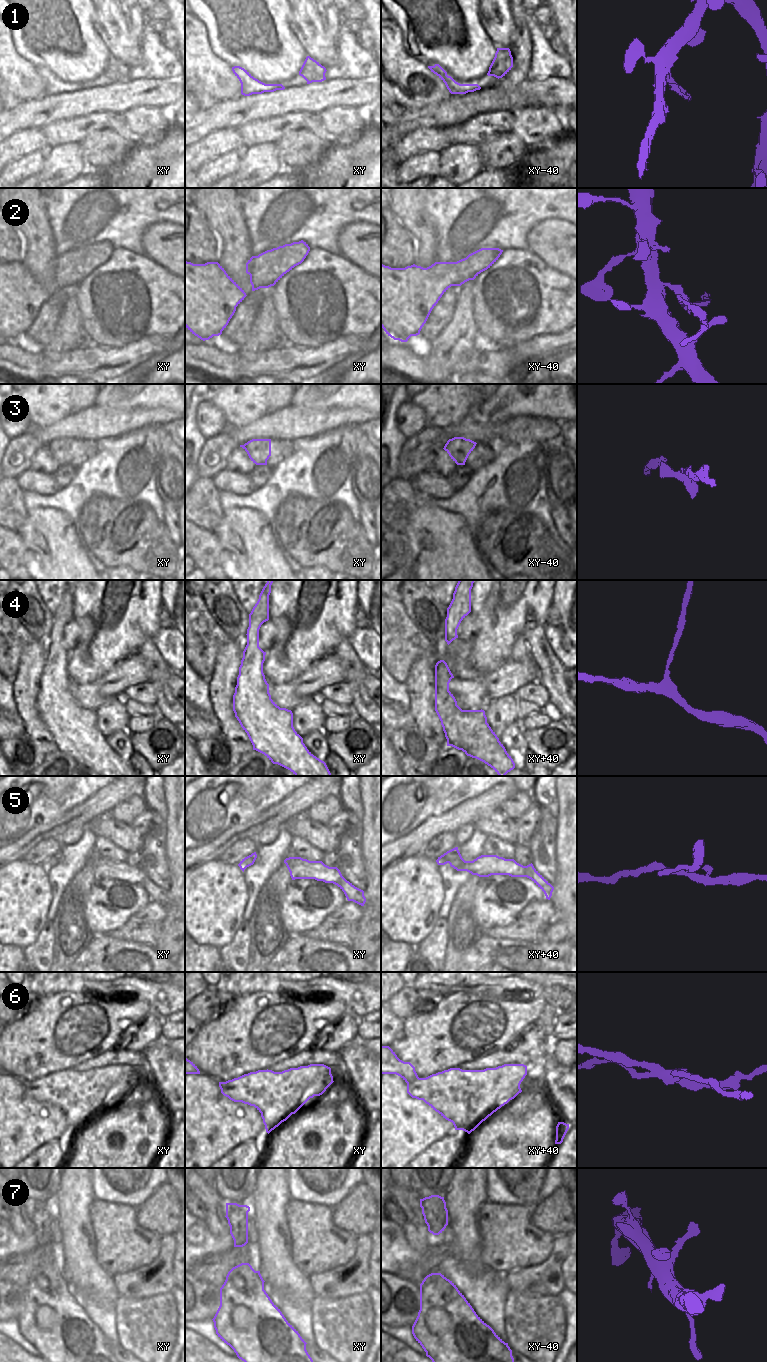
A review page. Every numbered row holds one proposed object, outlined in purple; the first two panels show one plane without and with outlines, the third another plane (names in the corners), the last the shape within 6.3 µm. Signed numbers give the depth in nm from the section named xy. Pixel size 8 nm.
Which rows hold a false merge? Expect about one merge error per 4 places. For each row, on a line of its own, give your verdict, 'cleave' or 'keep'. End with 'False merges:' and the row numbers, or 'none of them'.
1: keep
2: cleave
3: keep
4: keep
5: keep
6: cleave
7: keep
False merges: 2, 6

